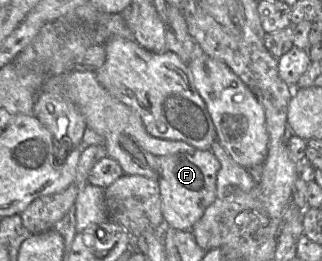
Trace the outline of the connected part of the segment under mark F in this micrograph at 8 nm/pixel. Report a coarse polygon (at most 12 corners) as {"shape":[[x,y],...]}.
{"shape":[[95,71],[47,77],[125,175],[157,181],[167,226],[215,201],[212,152],[148,134]]}

